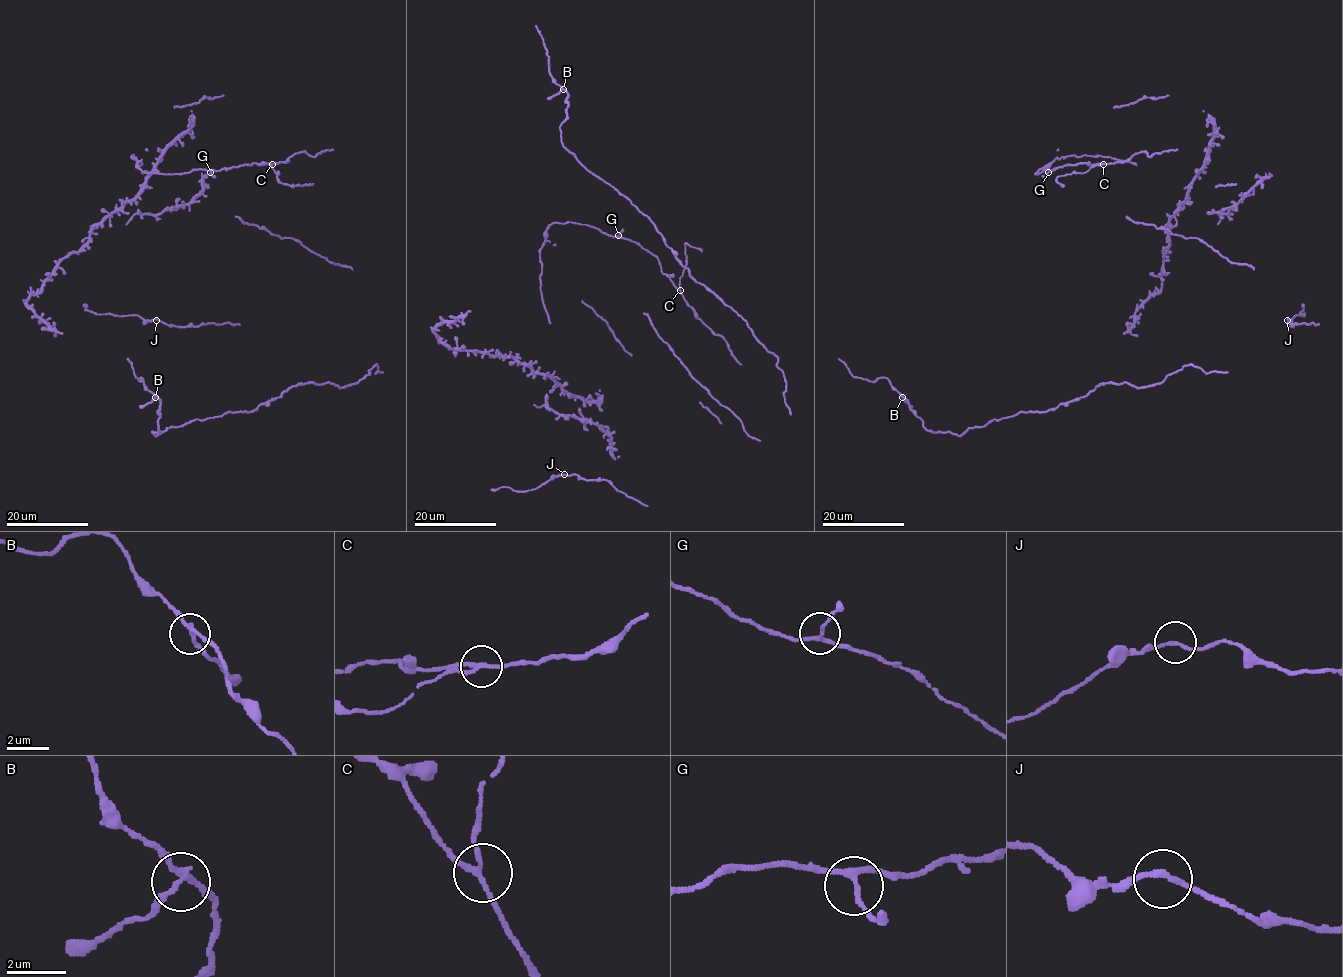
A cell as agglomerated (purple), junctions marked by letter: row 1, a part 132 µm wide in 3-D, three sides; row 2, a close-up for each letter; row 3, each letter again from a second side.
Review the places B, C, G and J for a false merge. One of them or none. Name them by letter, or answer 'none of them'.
B

